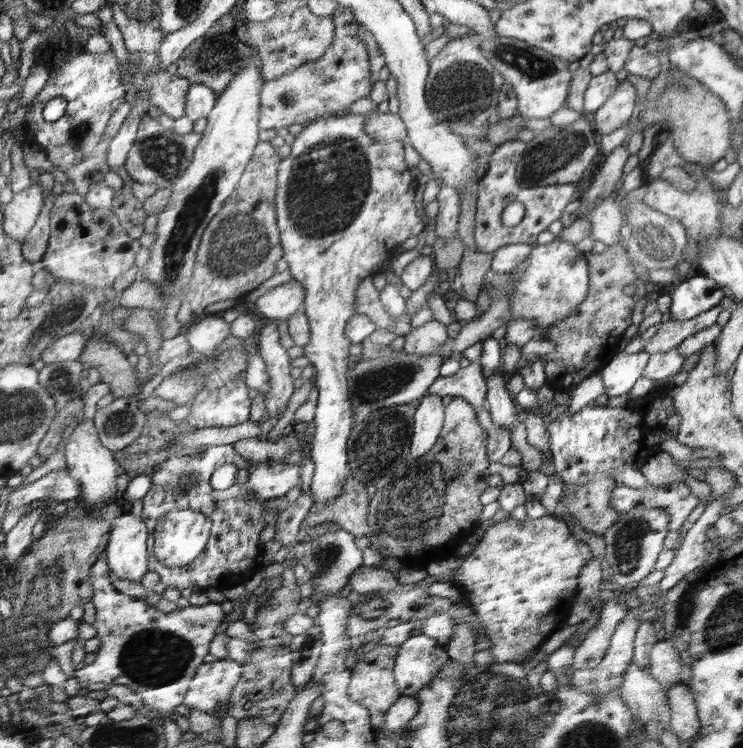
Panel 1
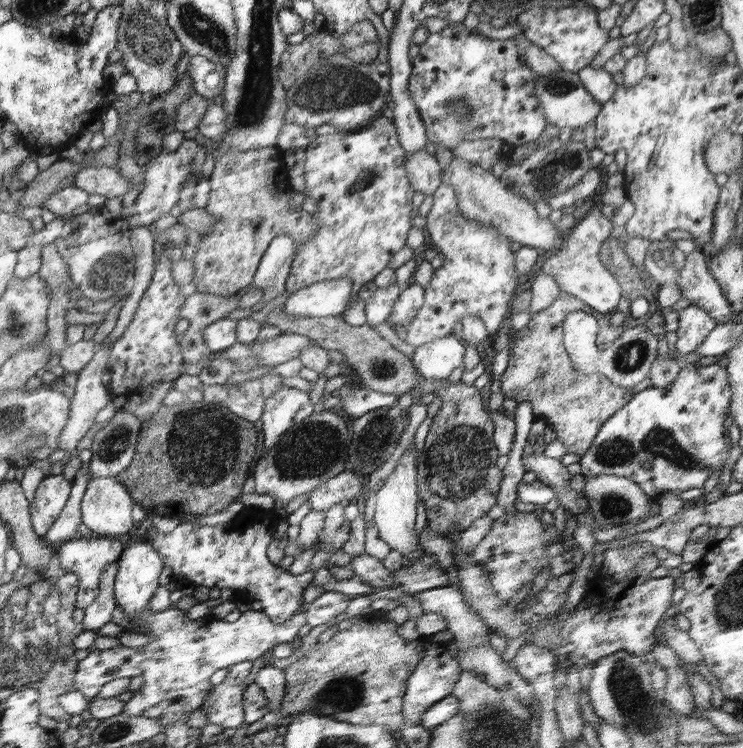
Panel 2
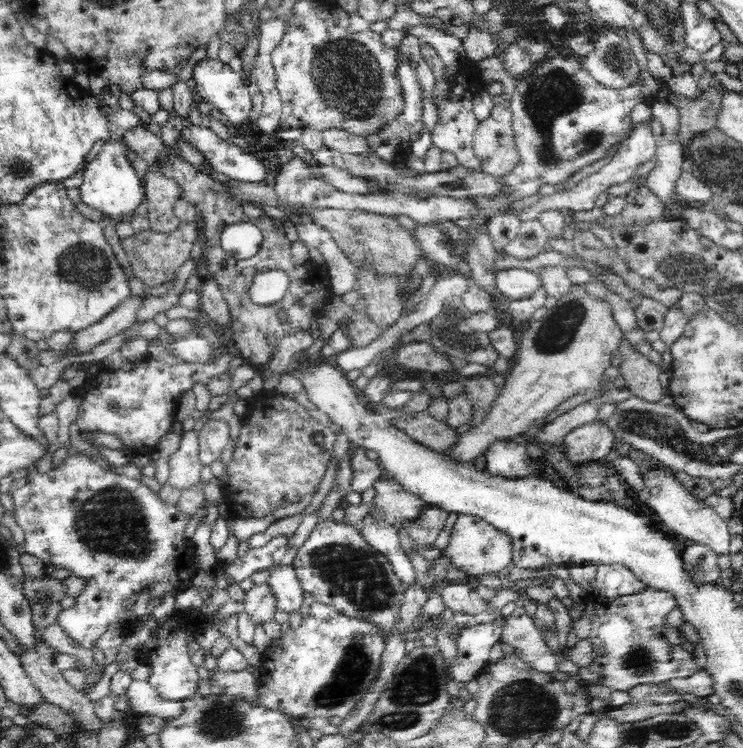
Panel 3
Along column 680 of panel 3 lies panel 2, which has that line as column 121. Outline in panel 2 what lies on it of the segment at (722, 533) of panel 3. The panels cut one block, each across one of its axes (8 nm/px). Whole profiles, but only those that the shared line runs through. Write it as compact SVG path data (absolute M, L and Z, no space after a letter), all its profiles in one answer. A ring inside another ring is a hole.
M91 476L81 500L81 521L84 526L92 530L95 536L125 536L135 531L137 526L131 513L134 503L126 487L114 476Z

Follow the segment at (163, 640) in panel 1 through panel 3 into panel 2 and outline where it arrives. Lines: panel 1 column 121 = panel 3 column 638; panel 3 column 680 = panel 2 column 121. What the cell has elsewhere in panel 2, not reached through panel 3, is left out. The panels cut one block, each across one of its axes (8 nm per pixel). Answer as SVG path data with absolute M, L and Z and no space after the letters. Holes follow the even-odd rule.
M147 606L143 614L132 621L133 631L148 634L152 641L136 650L114 649L91 655L78 662L73 689L92 700L101 689L115 679L140 676L144 684L134 692L133 698L125 703L124 713L129 716L142 716L159 720L163 732L181 722L186 724L190 714L202 707L206 695L212 689L210 676L216 670L236 664L255 661L280 644L292 643L296 636L306 631L306 606L302 607L288 622L274 624L264 611L256 611L242 606L242 613L236 622L224 622L211 614L198 620L190 620L187 611L168 608L162 612Z

